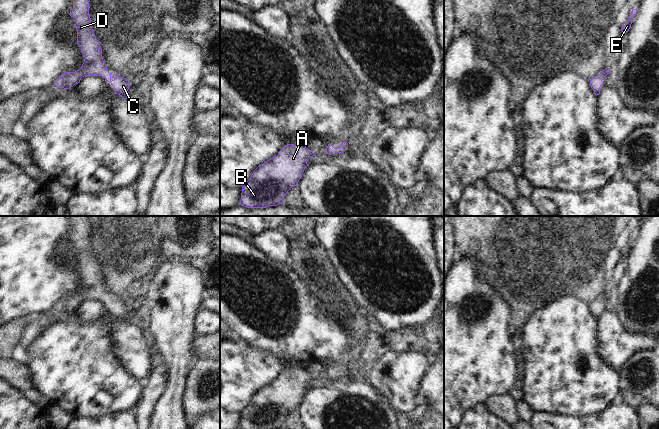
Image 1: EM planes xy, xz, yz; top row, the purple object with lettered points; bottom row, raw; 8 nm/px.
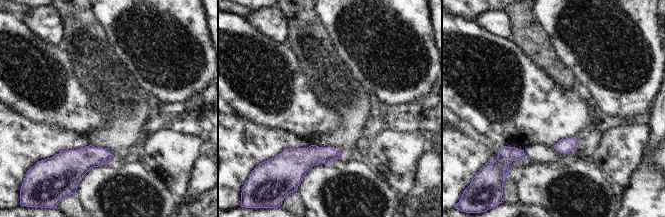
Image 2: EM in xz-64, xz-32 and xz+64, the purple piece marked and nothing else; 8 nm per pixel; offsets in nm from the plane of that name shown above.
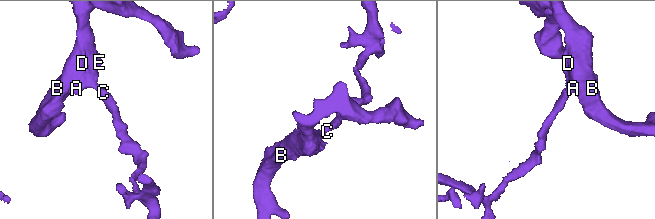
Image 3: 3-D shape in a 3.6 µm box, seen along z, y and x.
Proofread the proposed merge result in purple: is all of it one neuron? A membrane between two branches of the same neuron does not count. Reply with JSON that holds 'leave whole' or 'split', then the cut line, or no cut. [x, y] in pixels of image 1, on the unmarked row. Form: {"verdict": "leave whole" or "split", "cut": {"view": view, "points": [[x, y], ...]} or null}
{"verdict": "leave whole", "cut": null}

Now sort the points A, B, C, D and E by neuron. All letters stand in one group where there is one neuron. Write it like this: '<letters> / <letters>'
A B C D E

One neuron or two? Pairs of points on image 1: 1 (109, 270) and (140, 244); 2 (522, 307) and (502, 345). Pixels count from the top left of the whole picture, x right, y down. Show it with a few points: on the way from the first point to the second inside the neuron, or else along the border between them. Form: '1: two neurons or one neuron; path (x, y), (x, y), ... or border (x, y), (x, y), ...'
1: one neuron; path (117, 263), (132, 248)
2: two neurons; border (508, 306), (508, 327), (512, 332)

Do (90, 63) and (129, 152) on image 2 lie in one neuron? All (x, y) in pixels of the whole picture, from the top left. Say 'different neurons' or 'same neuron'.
same neuron

